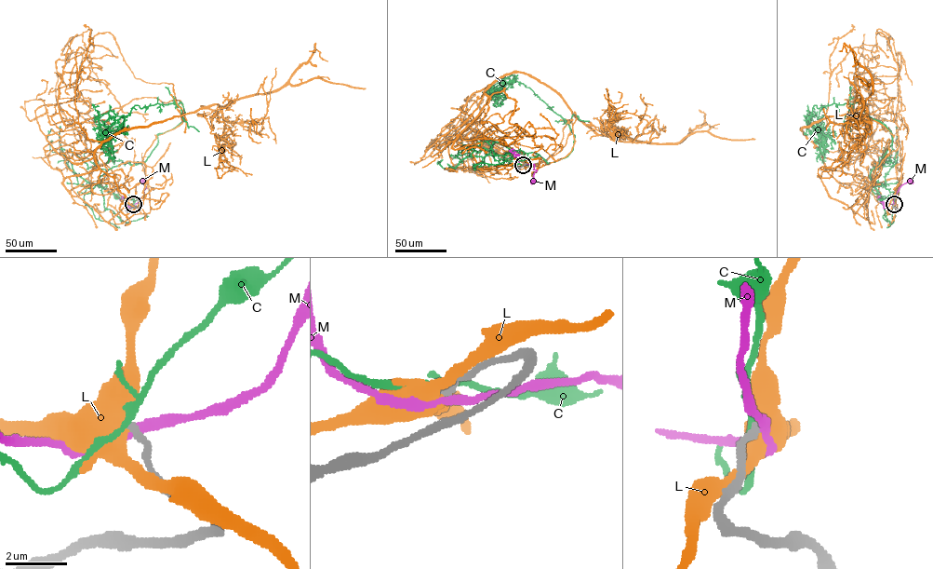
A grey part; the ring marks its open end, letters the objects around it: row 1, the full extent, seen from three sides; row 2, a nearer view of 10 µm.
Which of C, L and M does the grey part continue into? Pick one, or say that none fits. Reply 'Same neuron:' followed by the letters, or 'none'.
Same neuron: none

